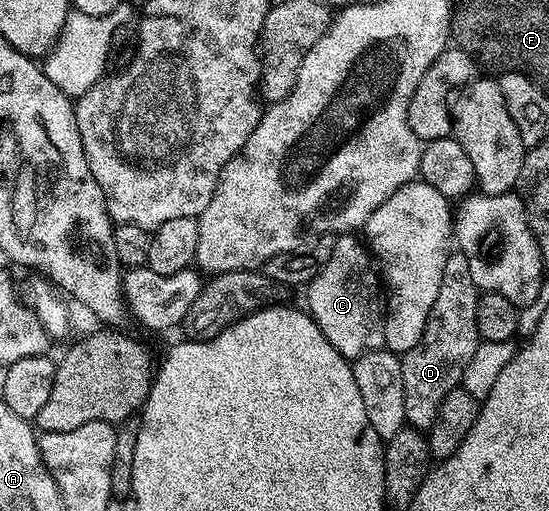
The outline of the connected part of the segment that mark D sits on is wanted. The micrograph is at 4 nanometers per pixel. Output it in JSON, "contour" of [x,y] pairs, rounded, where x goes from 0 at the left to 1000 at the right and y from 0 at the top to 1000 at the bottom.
{"contour":[[[816,493],[811,530],[803,530],[803,569],[796,569],[796,593],[789,593],[789,609],[774,632],[774,648],[760,679],[730,699],[738,812],[747,838],[783,841],[789,820],[796,820],[803,781],[811,781],[818,765],[838,759],[847,718],[854,712],[854,703],[862,703],[862,687],[869,687],[876,665],[865,622],[874,571],[862,554],[862,538],[854,538],[854,507],[847,507],[840,493]]]}

